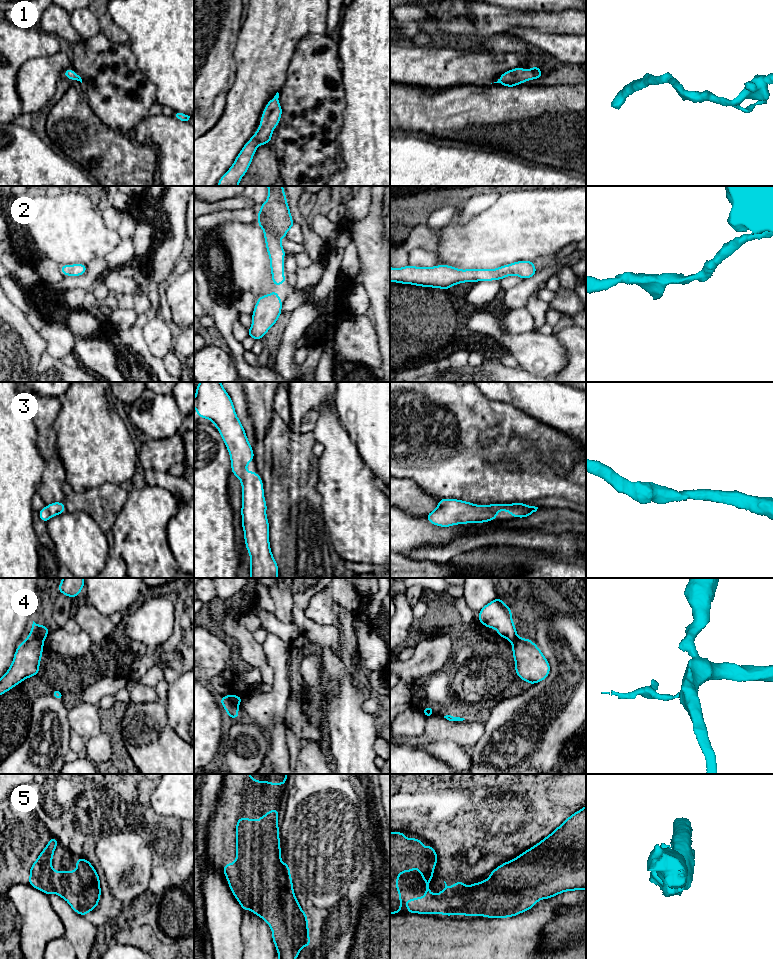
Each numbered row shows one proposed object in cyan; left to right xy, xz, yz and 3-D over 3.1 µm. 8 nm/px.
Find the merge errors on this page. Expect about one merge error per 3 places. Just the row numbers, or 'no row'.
4

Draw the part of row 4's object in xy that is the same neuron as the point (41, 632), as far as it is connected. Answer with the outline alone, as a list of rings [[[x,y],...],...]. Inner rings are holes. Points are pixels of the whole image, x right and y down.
[[[33,621],[29,636],[38,638],[42,641],[48,636],[49,630],[46,625],[38,625]]]

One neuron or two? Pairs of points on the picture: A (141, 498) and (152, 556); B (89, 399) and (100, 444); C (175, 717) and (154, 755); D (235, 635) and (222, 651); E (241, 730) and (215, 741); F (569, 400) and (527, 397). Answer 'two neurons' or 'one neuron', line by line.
A: one neuron
B: one neuron
C: two neurons
D: two neurons
E: two neurons
F: one neuron

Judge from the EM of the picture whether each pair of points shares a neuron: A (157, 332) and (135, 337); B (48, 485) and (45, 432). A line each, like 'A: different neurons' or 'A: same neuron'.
A: different neurons
B: same neuron

